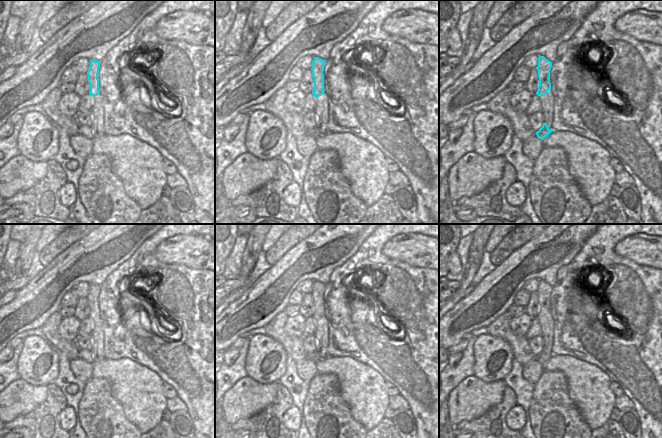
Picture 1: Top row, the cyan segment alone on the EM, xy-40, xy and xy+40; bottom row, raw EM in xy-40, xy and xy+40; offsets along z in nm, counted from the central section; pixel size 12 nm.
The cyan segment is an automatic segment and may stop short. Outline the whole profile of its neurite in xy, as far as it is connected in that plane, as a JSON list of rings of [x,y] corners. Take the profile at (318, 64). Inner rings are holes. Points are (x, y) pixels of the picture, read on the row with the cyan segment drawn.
[[[314,57],[312,62],[312,76],[314,78],[314,88],[312,90],[313,96],[316,98],[317,96],[321,96],[324,90],[324,66],[326,64],[326,60],[323,60],[319,57]]]

